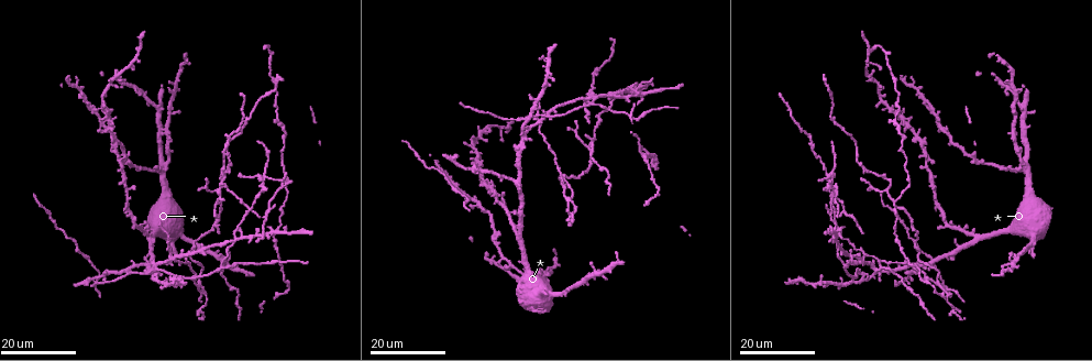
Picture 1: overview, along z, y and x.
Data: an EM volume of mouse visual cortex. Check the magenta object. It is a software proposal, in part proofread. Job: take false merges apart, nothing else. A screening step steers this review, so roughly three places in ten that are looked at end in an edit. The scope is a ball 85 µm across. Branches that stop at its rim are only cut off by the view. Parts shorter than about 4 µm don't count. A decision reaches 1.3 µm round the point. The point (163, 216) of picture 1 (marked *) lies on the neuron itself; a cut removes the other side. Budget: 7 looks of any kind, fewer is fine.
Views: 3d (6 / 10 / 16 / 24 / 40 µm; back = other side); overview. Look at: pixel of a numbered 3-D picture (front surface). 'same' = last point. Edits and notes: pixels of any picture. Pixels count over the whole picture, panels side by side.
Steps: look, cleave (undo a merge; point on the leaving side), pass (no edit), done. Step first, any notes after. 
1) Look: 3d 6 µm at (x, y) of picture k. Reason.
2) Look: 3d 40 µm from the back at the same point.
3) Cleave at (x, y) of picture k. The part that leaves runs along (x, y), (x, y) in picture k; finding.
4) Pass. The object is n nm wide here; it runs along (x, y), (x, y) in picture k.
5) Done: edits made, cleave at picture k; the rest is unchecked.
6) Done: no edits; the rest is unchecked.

Look: 3d 16 µm at (929, 253) of picture 1. Thick turns thin.

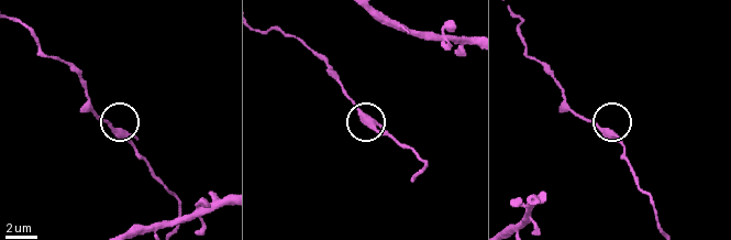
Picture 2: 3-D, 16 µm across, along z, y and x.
Look: 3d 6 µm at (602, 131) of picture 2.

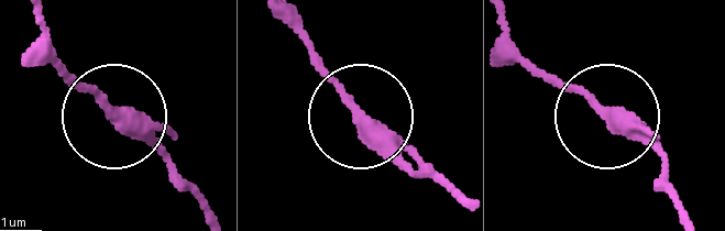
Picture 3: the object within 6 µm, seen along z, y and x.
Pass. The object is 340 nm wide here; continuous, no second neuron.

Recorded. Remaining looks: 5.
Look: 3d 24 µm at (862, 261) of picture 1. Looks like a crossing.

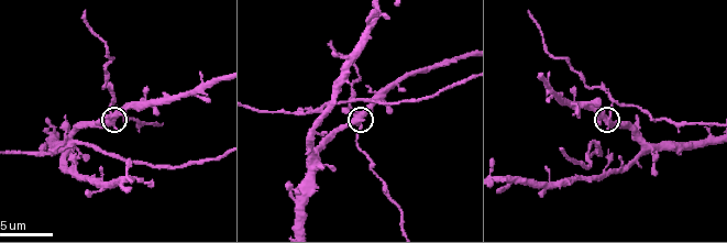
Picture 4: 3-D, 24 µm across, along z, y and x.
Look: 3d 6 µm at (607, 115) of picture 4.

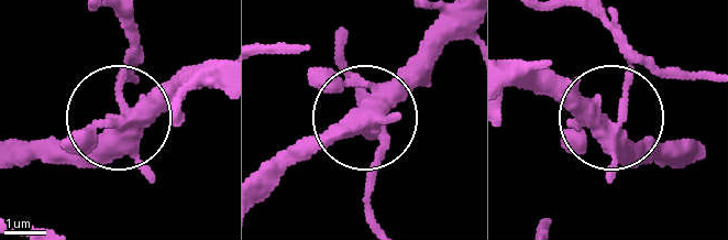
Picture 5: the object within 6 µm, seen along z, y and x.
Cleave at (142, 56) of picture 5. The side arm is 118 µm long; 5 arms meet here; a second neuron is stuck on.

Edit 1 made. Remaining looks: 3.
Look: overview.

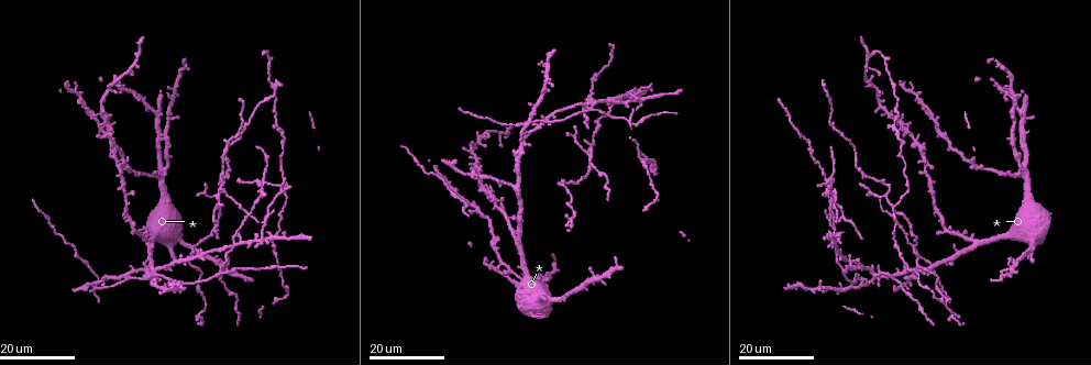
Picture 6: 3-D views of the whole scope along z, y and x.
Look: 3d 24 µm at (886, 197) of picture 6. Three-way junction.

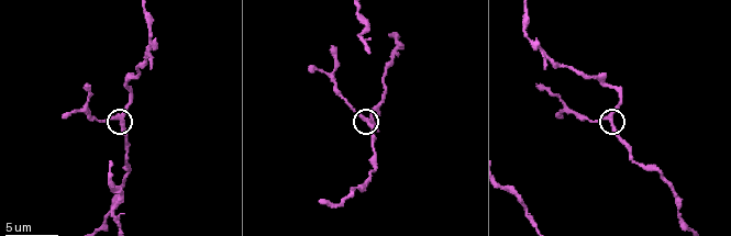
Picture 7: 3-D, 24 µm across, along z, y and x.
Look: 3d 6 µm at (363, 119) of picture 7.

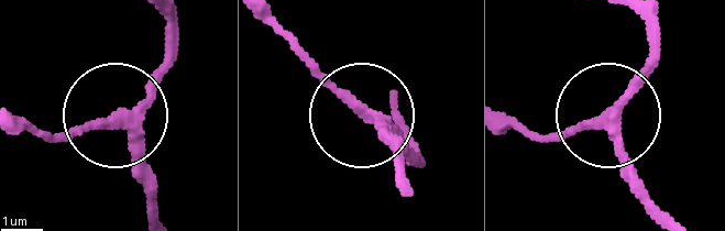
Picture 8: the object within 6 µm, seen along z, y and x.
Pass. The object is 270 nm wide here; it runs along (634, 15), (655, 57), (608, 117), (511, 131) in picture 8; continuous, no second neuron.

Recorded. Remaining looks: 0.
Done: edits made, cleave at picture 5; the rest is unchecked.

